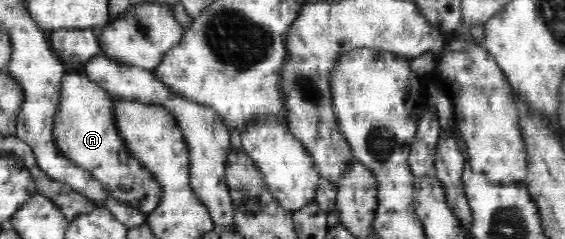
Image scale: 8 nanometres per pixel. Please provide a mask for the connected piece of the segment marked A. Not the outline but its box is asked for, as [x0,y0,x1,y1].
[52,72,161,214]

